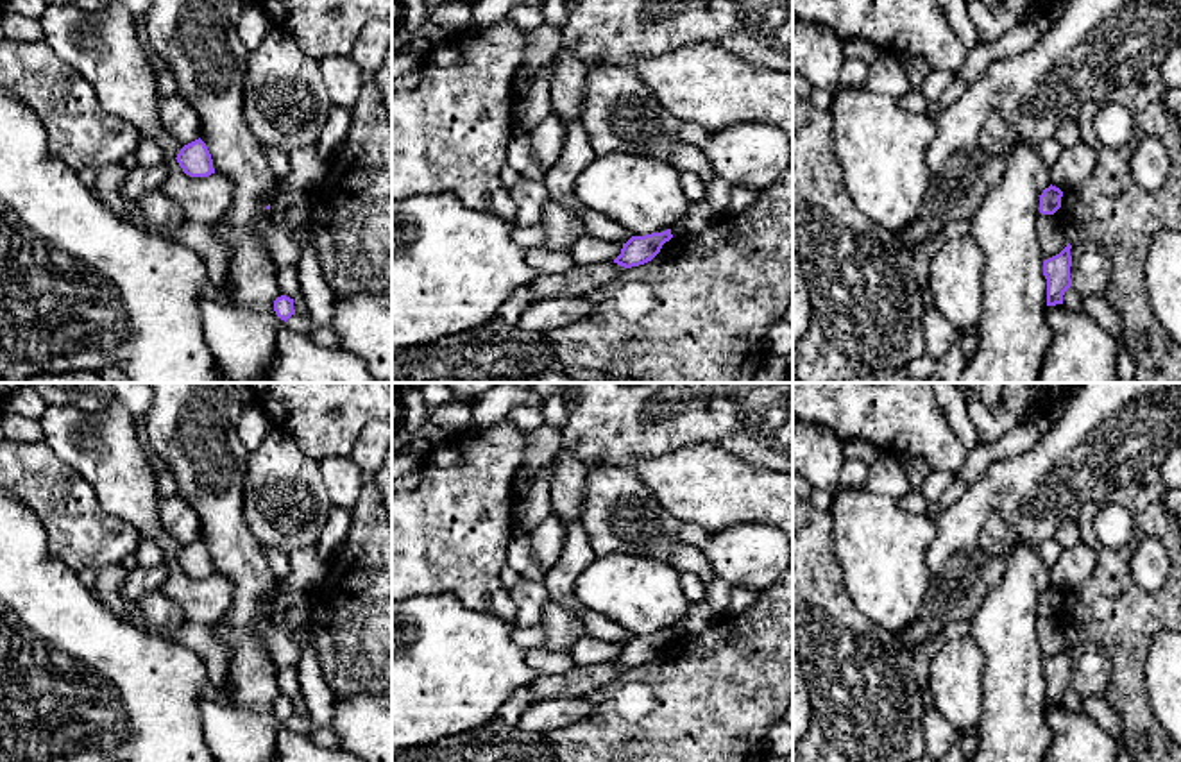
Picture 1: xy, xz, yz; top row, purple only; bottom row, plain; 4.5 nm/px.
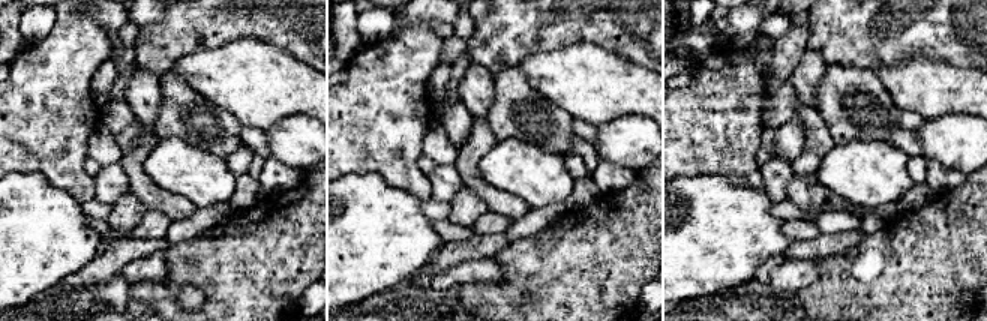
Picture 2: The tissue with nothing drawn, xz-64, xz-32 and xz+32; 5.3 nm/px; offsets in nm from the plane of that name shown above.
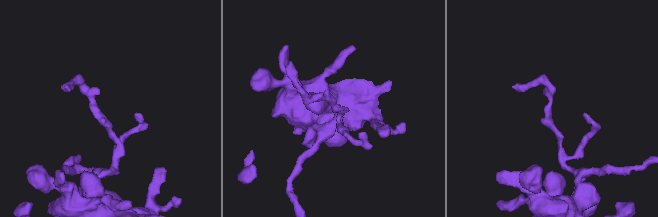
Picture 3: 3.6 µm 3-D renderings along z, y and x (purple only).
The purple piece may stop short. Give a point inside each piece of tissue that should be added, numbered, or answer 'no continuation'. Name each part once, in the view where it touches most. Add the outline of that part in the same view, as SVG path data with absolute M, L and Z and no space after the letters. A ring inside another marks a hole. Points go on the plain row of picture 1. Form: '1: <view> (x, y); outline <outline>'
no continuation

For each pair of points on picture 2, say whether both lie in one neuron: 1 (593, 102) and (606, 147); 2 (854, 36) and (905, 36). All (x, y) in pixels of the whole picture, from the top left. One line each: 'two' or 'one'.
1: two
2: one

